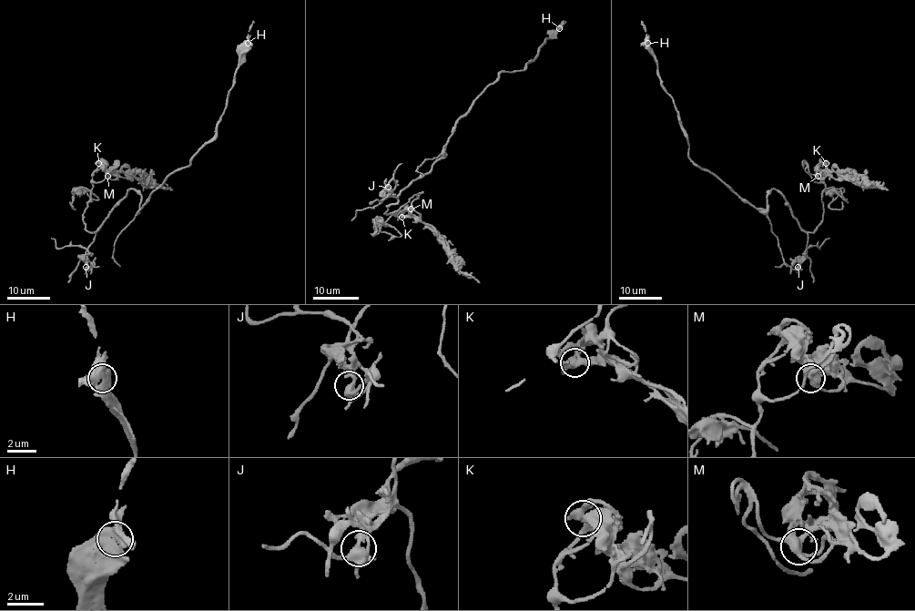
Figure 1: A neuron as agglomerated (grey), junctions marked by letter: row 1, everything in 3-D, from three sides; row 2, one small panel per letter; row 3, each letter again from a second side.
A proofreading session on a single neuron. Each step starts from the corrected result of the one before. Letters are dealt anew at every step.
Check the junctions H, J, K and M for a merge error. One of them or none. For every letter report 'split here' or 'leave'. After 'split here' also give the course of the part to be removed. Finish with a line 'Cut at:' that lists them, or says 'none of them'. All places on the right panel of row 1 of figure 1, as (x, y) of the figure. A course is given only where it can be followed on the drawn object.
H: leave
J: leave
K: leave
M: leave
Cut at: none of them

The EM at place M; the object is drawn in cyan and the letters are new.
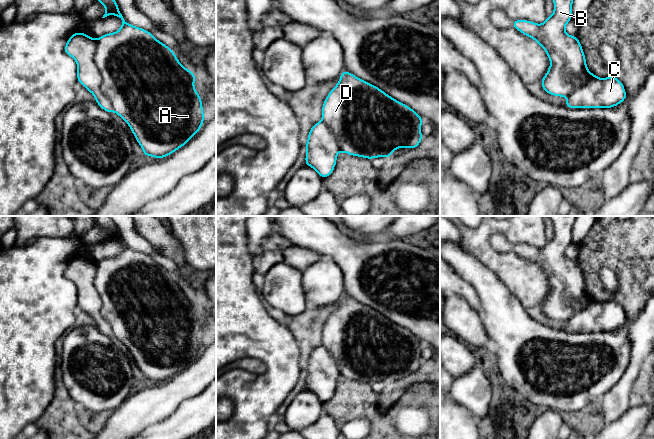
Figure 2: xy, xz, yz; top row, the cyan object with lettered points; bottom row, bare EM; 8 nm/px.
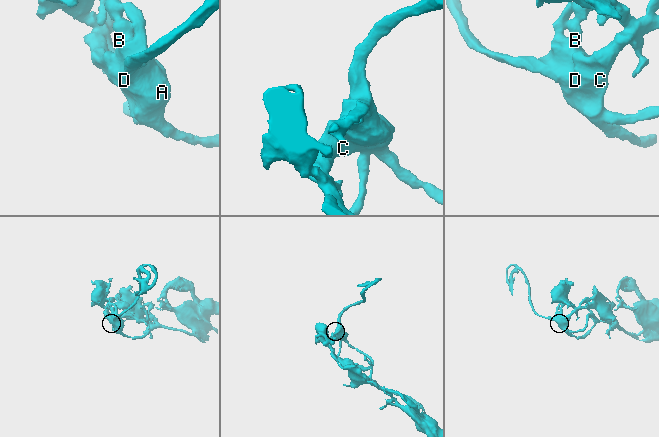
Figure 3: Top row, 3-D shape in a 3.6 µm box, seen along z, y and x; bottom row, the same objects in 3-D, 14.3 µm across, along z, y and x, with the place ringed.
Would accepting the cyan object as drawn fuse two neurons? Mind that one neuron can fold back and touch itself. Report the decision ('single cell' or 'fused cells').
single cell

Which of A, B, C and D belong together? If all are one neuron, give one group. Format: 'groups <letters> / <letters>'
groups A B C D

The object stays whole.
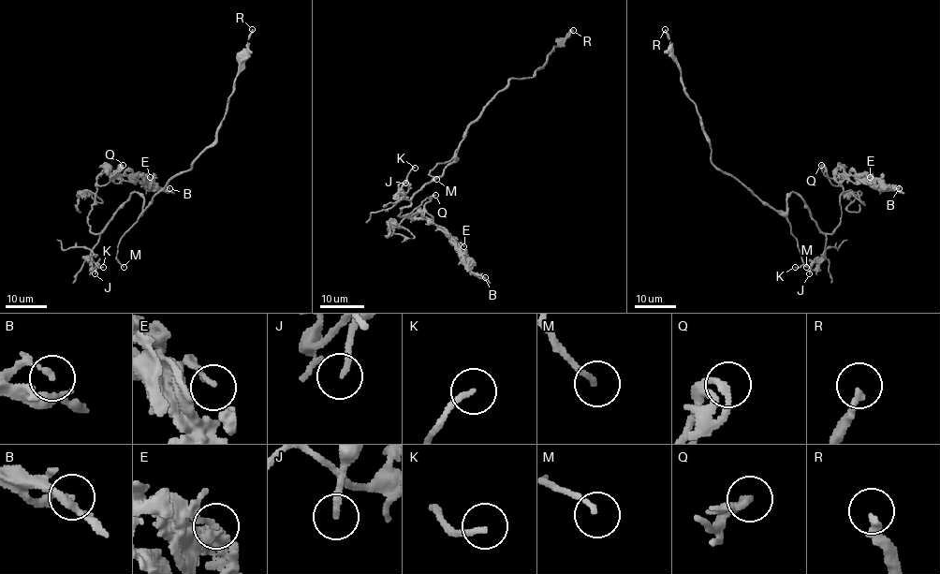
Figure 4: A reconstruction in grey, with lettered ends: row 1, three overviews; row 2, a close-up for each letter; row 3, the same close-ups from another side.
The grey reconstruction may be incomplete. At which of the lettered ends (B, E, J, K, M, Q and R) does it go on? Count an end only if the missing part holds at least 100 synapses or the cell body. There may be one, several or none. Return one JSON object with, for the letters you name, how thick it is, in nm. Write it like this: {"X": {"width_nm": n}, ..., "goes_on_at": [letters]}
{"M": {"width_nm": 150}, "R": {"width_nm": 220}, "goes_on_at": ["M", "R"]}

